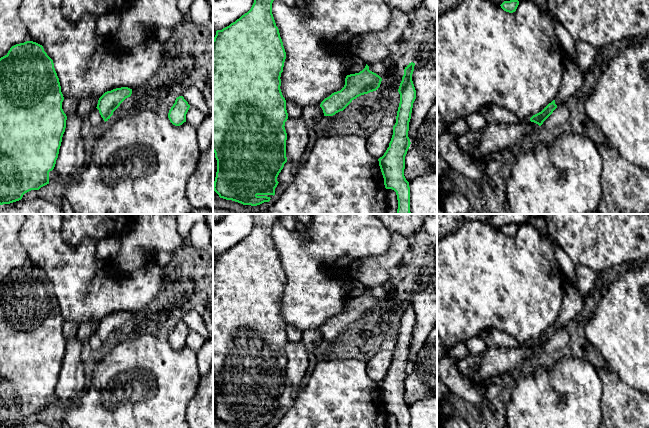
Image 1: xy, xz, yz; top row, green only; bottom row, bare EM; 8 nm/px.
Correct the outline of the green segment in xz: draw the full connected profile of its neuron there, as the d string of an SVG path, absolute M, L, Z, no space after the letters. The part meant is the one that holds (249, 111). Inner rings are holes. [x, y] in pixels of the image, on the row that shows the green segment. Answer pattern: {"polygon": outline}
{"polygon": "M254 0L251 9L247 13L222 30L217 30L213 39L213 152L217 160L217 172L213 190L220 198L232 200L243 205L257 206L264 202L269 202L271 199L269 196L275 195L275 188L279 183L277 177L287 162L287 133L284 126L288 119L288 113L286 110L286 100L280 89L280 77L283 72L286 52L272 14L273 1L274 0Z"}

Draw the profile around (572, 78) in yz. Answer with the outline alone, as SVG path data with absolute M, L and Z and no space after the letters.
M564 54L562 60L562 82L560 90L555 98L555 104L559 106L573 96L583 85L585 76L578 66Z

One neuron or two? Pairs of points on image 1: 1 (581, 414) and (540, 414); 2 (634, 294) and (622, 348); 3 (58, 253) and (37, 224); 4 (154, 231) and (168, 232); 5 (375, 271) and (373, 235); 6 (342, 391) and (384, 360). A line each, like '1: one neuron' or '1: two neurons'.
1: one neuron
2: one neuron
3: one neuron
4: one neuron
5: two neurons
6: two neurons

